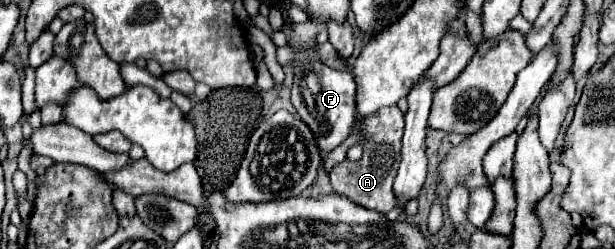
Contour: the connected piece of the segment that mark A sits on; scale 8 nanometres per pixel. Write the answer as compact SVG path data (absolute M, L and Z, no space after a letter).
M392 105L392 107L382 107L376 111L376 115L368 115L358 123L360 133L366 135L362 141L364 153L360 161L350 161L344 159L342 163L334 165L330 173L330 183L336 193L350 197L354 203L374 209L380 213L392 211L396 207L396 195L392 189L398 165L400 165L400 149L402 149L402 133L404 133L404 113Z

